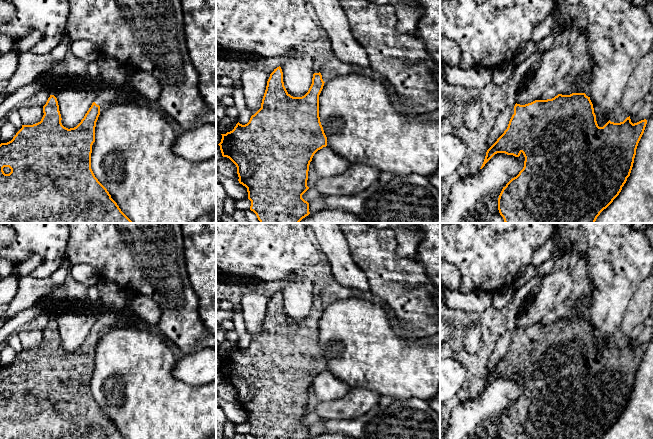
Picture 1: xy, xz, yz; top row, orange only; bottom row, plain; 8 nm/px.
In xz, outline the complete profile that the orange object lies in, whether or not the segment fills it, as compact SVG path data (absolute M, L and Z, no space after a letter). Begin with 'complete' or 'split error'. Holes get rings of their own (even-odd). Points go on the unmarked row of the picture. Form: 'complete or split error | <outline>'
complete | M281 291L270 298L261 332L251 340L245 349L236 348L234 353L221 358L218 368L223 381L229 382L237 391L238 405L247 412L250 434L256 439L309 439L309 427L302 419L309 413L307 410L309 389L314 378L327 370L327 361L319 341L319 319L324 305L321 297L314 297L308 316L302 321L291 320L283 306Z

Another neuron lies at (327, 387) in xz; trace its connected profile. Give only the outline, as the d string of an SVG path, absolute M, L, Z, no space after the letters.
M328 370L314 378L312 388L319 402L340 400L351 390L348 384L340 381Z

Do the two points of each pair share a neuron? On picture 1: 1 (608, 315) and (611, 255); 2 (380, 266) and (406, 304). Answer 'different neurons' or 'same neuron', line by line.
1: same neuron
2: same neuron

